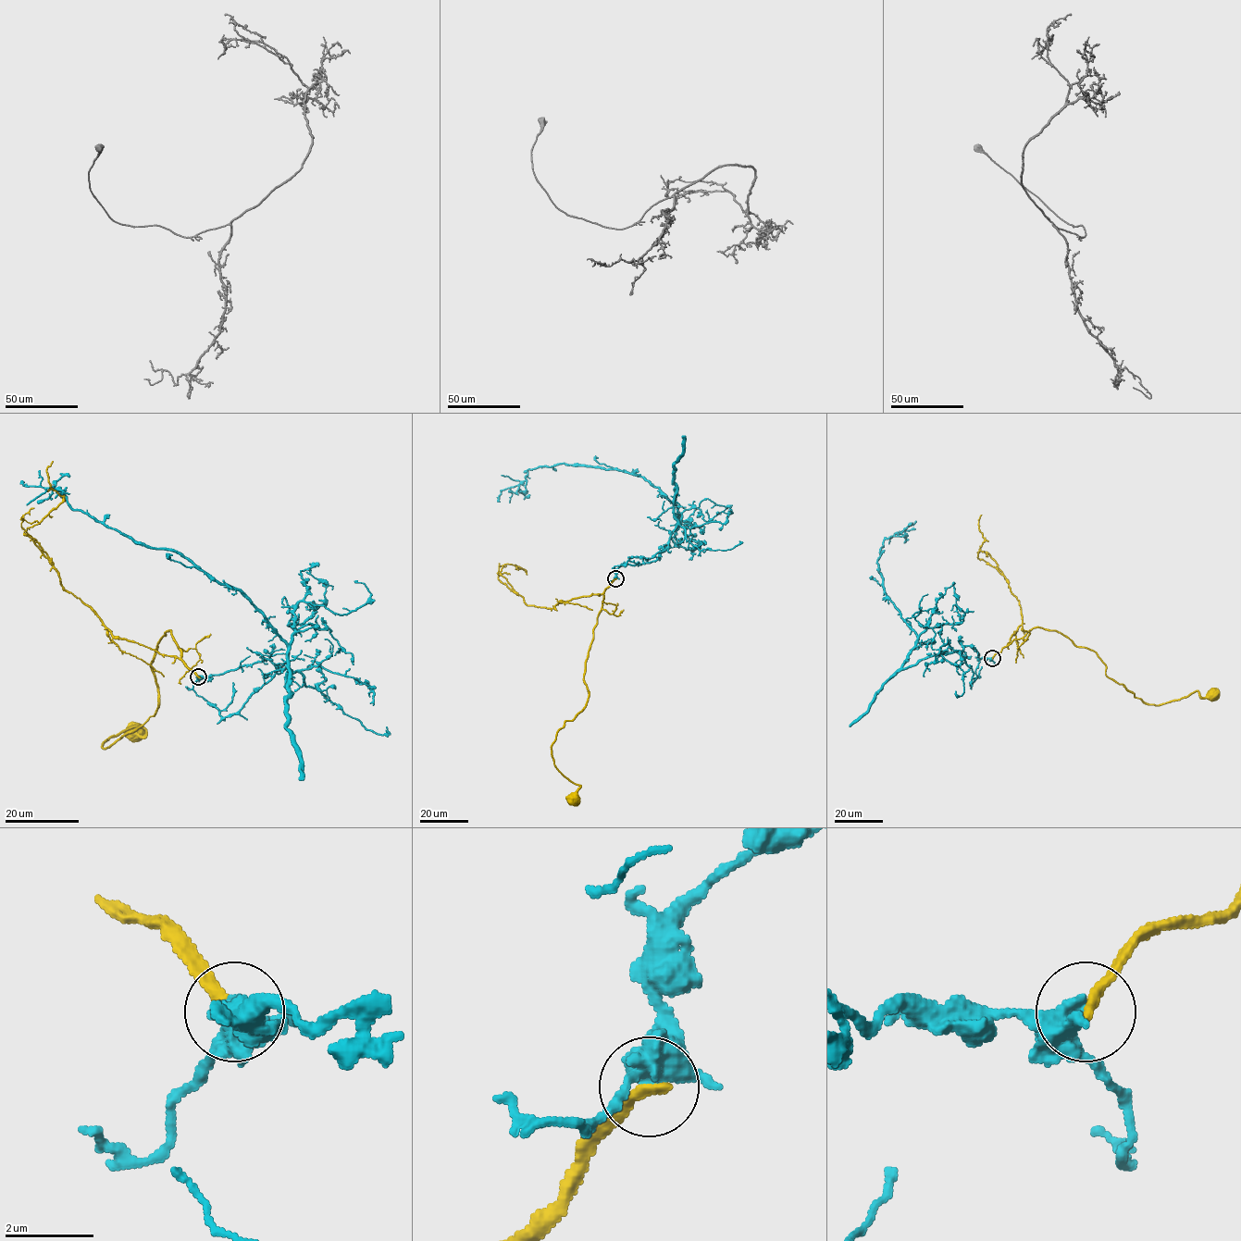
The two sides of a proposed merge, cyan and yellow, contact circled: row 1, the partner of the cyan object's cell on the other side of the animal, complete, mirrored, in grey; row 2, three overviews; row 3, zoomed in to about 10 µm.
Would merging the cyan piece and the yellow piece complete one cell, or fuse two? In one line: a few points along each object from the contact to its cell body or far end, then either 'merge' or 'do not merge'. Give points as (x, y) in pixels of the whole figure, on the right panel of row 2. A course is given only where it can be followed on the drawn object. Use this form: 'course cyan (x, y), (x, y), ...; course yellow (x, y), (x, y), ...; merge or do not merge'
course cyan (992, 658), (979, 658), (964, 646), (902, 668), (917, 634), (887, 596), (877, 561), (885, 539), (915, 528); course yellow (992, 658), (1042, 627), (1092, 650), (1106, 675), (1147, 704), (1195, 691), (1214, 695); do not merge

